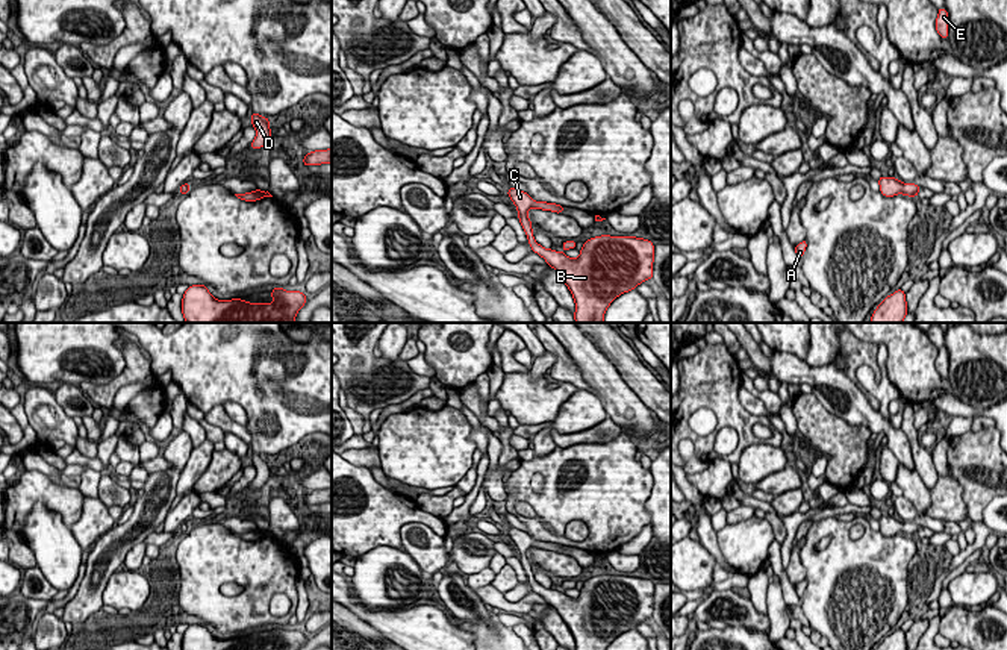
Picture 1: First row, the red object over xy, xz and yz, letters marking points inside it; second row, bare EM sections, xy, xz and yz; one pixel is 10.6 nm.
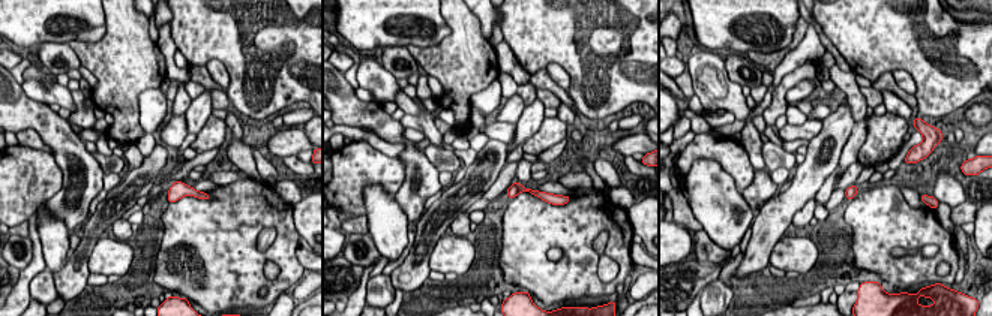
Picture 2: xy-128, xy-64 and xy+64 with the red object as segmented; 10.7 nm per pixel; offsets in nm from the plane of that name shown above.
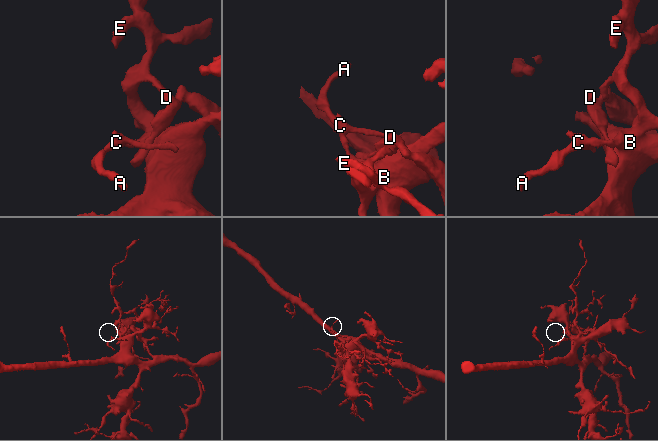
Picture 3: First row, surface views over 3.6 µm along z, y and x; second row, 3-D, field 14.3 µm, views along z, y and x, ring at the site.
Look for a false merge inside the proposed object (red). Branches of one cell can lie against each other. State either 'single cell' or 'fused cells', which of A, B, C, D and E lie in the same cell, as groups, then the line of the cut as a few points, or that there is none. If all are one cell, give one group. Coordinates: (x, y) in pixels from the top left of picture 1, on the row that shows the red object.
fused cells; groups A C / B D E; cut yz (901, 184), (903, 193)

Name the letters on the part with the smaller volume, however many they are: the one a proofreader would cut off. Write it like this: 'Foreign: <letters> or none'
Foreign: A, C

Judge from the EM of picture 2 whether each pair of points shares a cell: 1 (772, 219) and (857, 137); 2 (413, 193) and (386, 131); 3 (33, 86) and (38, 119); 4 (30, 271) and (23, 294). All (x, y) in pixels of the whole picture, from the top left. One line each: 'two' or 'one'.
1: two
2: one
3: two
4: one

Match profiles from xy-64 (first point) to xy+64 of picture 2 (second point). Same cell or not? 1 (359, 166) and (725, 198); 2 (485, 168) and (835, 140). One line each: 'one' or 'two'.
1: two
2: one

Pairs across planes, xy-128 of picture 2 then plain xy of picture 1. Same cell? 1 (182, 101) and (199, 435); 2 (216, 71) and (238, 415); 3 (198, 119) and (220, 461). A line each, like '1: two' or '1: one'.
1: two
2: one
3: two

